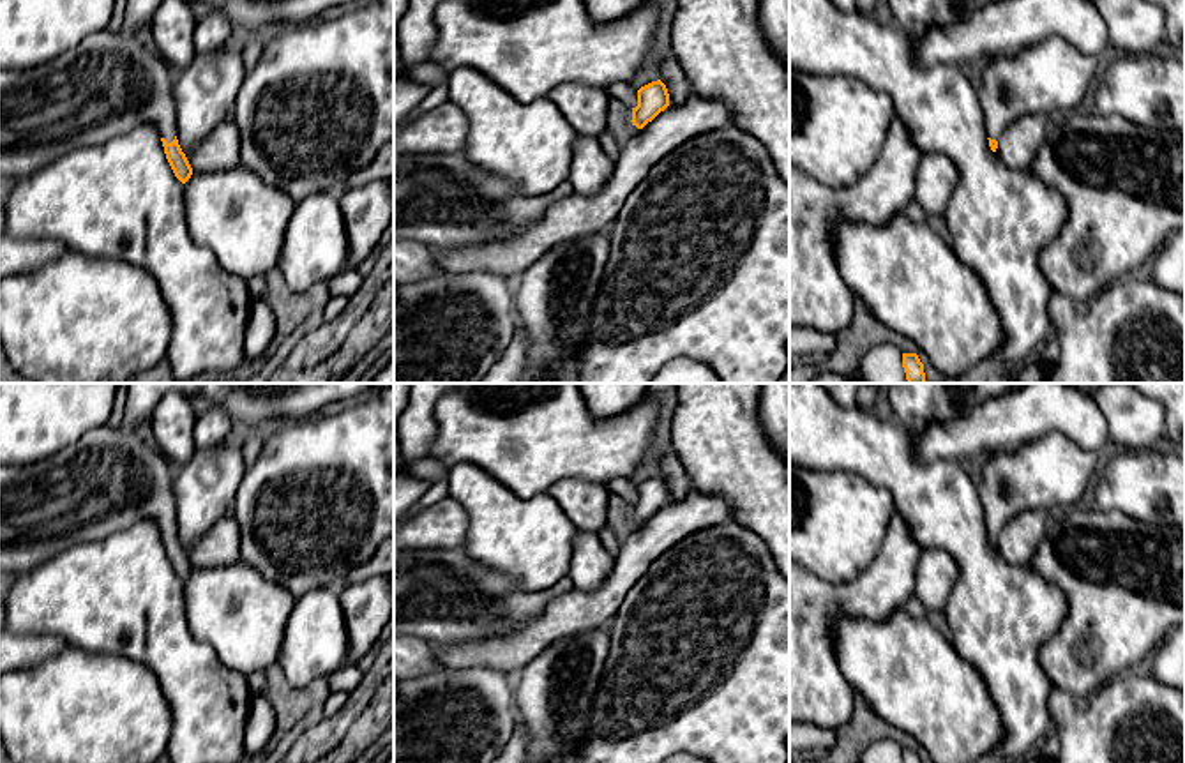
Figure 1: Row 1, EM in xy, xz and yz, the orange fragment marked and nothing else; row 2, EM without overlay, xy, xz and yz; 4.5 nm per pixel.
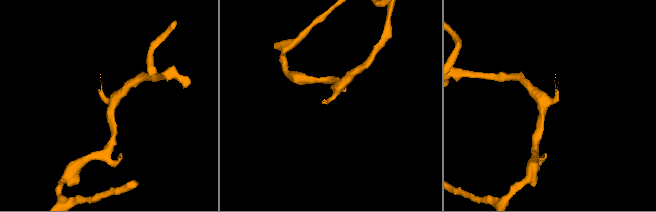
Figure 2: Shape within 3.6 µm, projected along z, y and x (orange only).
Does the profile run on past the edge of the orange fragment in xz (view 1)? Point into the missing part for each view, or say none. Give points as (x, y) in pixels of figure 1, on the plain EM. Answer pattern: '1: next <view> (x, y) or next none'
1: next none

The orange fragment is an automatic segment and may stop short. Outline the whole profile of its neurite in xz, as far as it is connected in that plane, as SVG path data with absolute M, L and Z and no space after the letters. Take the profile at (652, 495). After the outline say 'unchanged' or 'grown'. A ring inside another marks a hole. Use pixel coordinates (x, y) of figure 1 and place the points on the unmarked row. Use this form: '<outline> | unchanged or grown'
M657 475L638 486L638 502L632 503L632 521L643 525L660 507L669 502L669 489L666 480Z | unchanged

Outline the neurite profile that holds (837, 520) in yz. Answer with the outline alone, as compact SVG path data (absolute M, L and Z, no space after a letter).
M789 461L789 558L835 586L860 578L878 556L895 502L887 487L844 470L812 470Z

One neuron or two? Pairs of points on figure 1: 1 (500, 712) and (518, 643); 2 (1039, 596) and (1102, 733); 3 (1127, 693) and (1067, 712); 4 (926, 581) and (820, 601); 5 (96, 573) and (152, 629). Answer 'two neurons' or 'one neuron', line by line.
1: two neurons
2: two neurons
3: one neuron
4: two neurons
5: one neuron

